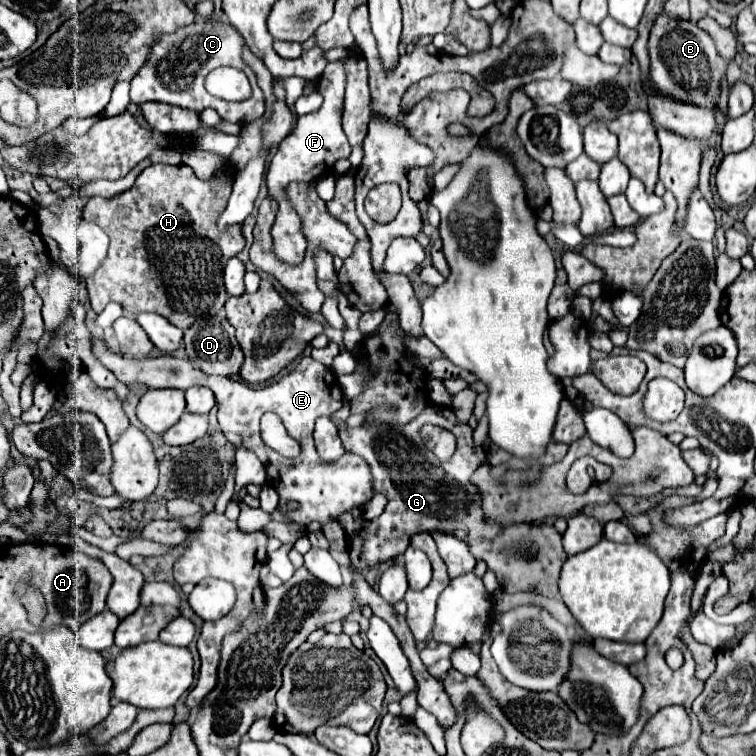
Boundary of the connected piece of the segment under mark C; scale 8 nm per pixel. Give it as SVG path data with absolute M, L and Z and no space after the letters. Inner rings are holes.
M197 16L193 24L183 26L173 34L165 34L155 44L151 44L147 62L131 80L131 102L133 104L163 102L163 104L171 104L195 112L201 112L205 108L215 108L219 116L227 122L237 122L241 126L255 122L265 112L265 100L261 88L257 86L255 74L241 60L241 50L243 50L243 38L227 20L219 20L215 16L211 18ZM219 66L231 66L243 70L251 82L253 96L245 102L223 102L215 96L209 96L209 92L203 86L205 76Z

